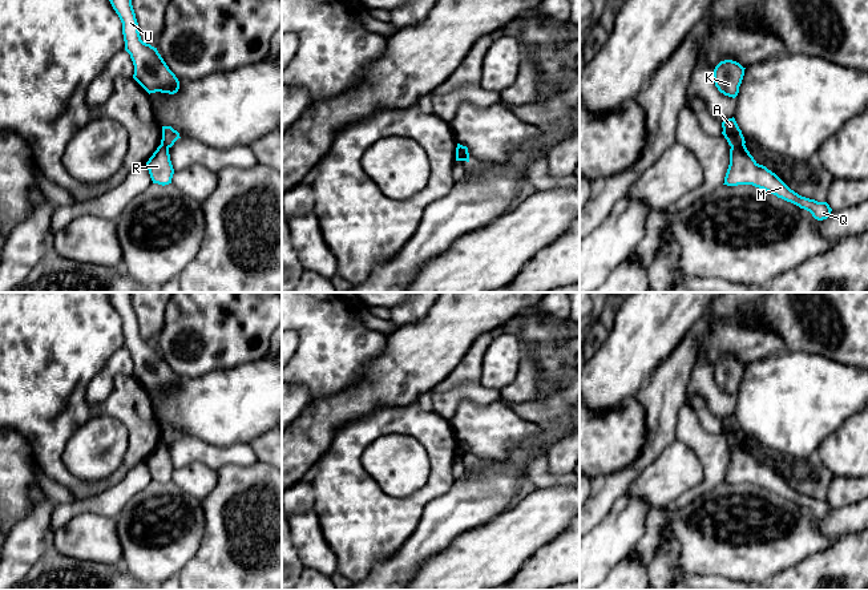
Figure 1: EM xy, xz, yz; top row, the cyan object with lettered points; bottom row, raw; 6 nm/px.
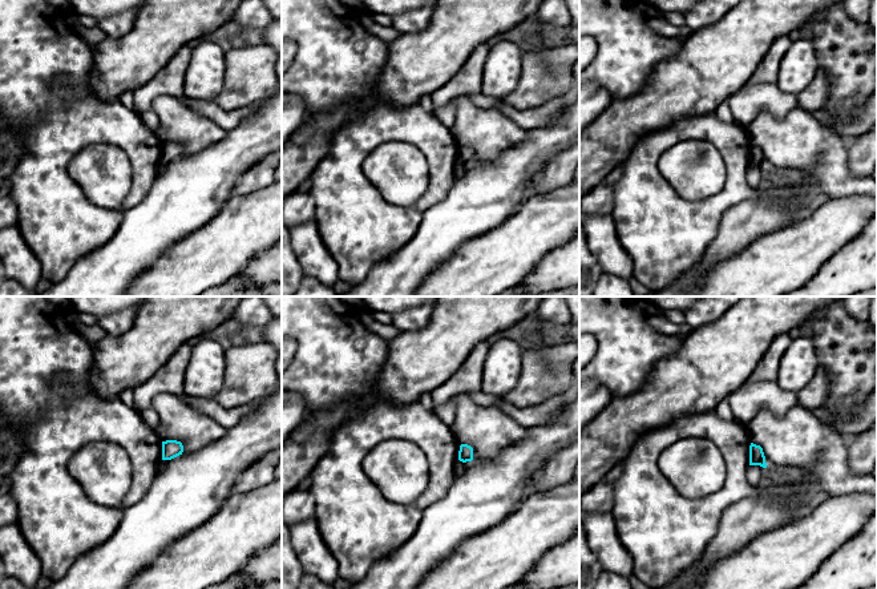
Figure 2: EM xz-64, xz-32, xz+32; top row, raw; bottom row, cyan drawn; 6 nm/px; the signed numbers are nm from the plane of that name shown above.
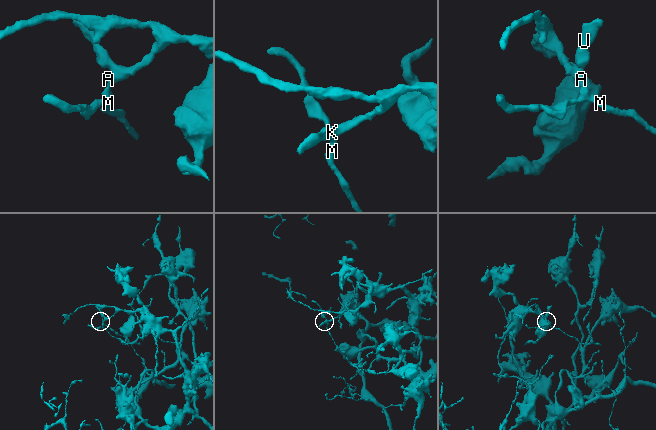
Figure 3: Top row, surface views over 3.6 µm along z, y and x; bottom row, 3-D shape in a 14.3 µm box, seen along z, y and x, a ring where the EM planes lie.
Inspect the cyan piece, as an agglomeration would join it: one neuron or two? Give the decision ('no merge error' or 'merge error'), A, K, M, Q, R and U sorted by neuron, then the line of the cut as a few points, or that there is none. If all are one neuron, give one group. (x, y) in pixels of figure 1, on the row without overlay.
merge error | A K U / M Q R | yz (743, 441), (731, 445)

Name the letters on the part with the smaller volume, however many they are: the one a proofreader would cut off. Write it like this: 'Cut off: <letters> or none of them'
Cut off: M, Q, R

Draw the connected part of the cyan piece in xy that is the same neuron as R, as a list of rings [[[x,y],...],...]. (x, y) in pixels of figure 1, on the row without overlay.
[[[161,441],[146,460],[146,464],[153,481],[162,484],[171,481],[174,466],[166,444]]]

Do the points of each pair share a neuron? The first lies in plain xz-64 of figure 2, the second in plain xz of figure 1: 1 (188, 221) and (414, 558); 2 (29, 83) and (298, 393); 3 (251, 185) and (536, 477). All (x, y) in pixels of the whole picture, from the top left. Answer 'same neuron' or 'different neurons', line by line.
1: same neuron
2: different neurons
3: different neurons

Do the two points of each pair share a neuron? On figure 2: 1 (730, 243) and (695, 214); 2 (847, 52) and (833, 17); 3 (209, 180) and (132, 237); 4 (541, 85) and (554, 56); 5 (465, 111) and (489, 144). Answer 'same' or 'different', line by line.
1: different
2: same
3: same
4: same
5: same

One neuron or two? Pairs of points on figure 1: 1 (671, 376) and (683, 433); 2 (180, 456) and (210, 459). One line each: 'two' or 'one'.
1: two
2: one

